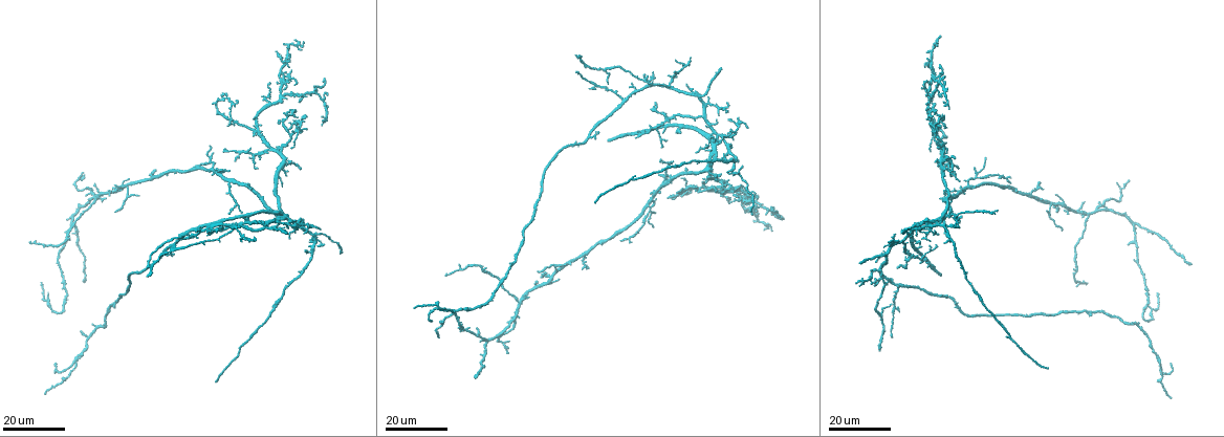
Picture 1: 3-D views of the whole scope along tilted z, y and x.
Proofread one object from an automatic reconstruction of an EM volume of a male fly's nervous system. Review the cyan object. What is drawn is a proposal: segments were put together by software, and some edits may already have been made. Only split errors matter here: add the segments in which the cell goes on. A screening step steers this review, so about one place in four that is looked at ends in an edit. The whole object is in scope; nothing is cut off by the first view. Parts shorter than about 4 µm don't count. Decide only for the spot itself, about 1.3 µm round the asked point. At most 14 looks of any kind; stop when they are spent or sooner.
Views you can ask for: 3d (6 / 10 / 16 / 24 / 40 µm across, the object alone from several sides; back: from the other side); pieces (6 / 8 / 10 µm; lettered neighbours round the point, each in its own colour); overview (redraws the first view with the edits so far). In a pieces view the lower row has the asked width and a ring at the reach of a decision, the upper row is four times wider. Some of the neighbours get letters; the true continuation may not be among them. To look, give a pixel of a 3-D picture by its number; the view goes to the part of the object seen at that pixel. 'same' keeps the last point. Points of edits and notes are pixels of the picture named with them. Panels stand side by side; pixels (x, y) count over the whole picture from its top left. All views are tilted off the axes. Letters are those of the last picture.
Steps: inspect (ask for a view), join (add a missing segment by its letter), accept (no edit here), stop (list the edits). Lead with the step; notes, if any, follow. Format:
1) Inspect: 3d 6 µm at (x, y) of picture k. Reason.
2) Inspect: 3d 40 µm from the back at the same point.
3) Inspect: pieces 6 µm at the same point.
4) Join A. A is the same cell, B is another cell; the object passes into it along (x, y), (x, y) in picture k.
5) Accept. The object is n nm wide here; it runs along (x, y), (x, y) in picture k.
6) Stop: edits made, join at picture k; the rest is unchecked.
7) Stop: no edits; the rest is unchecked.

Inspect: 3d 16 µm at (658, 176) of picture 1. Branch stops here.

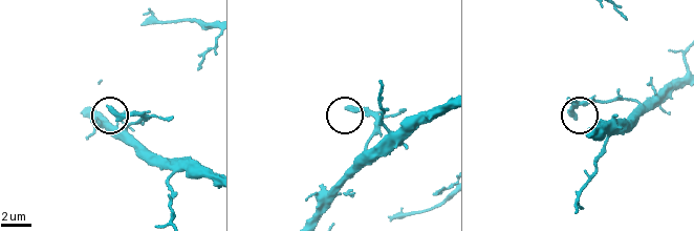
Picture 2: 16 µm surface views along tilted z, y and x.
Inspect: pieces 10 µm at (109, 109) of picture 2.

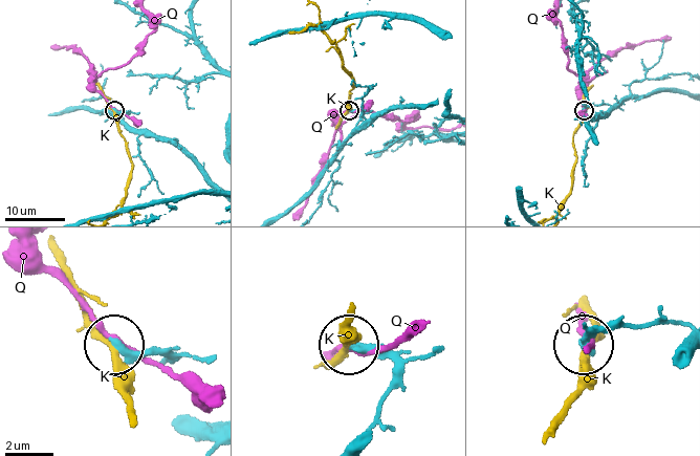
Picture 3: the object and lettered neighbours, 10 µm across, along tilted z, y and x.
Accept. K and Q are other cells; it runs along (172, 144), (139, 133), (122, 120), (127, 112), (115, 110) in picture 3; no lettered segment goes on from it.

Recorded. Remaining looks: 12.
Inspect: 3d 16 µm at (607, 139) of picture 1. Long arm stops here.

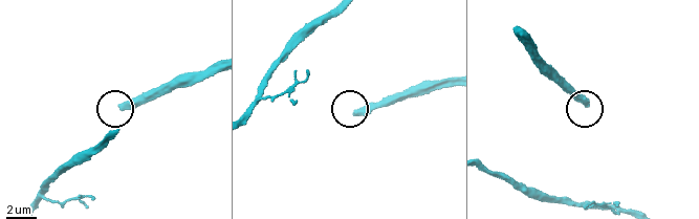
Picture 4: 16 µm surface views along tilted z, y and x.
Inspect: pieces 6 µm at (355, 112) of picture 4.

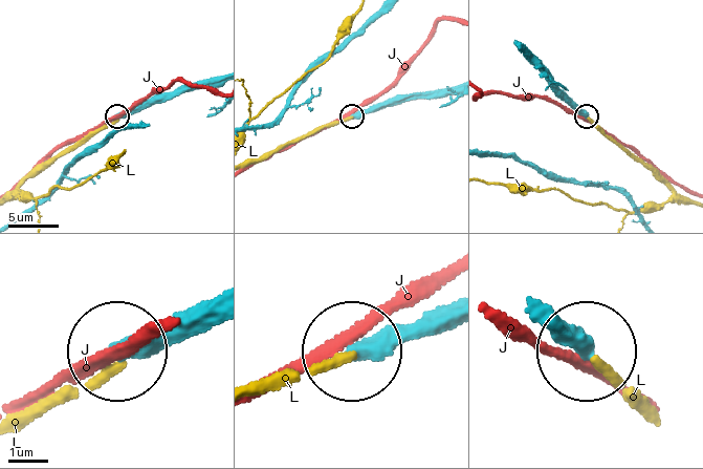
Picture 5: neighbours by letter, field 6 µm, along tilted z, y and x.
Accept. J and L are other cells; none of them fits.

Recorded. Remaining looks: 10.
Inspect: 3d 16 µm at (718, 69) of picture 1. Branch stops here.

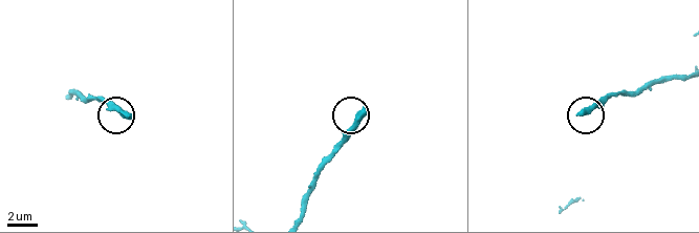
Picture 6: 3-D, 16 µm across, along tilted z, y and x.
Inspect: pieces 8 µm at (363, 109) of picture 6. See the neighbours.

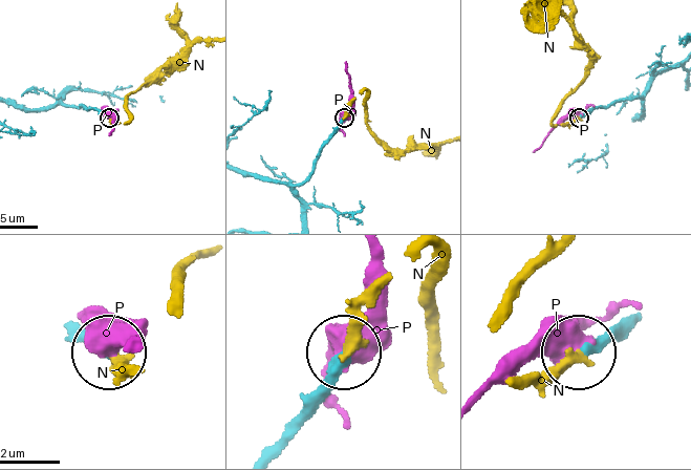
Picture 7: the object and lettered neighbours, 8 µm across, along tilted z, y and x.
Join N. The object is 330 nm wide here; N is the same cell, P is another cell; the object passes into it along (285, 450), (372, 298), (417, 253) in picture 7; it goes on there.

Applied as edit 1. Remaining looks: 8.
Inspect: 3d 16 µm at (768, 222) of picture 1. Free end.

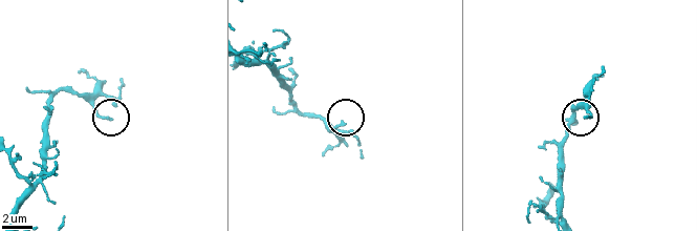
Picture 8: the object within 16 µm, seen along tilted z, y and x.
Inspect: pieces 6 µm at (587, 116) of picture 8.

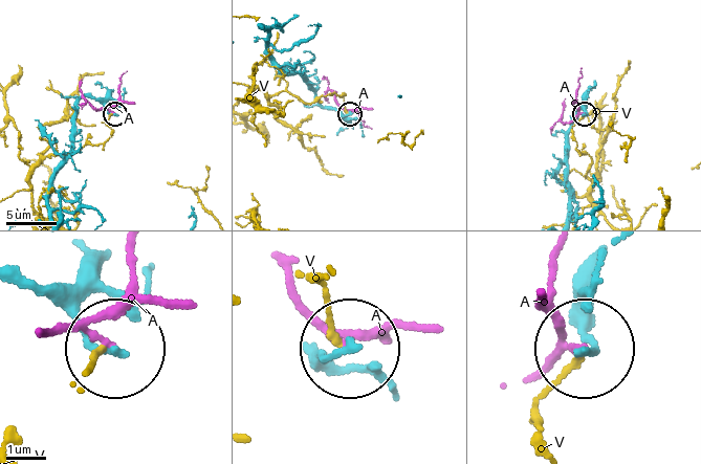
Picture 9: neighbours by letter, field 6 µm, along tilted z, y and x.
Accept. A and V are other cells; it runs along (22, 278), (109, 351) in picture 9; no lettered segment goes on from it.

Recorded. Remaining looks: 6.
Inspect: 3d 16 µm at (478, 327) of picture 1. Branch stops here.

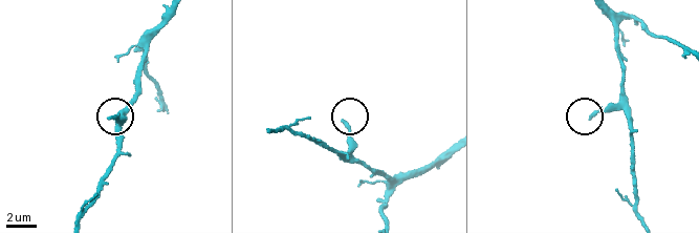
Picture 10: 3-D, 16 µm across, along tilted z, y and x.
Inspect: 3d 10 µm at (111, 116) of picture 10.

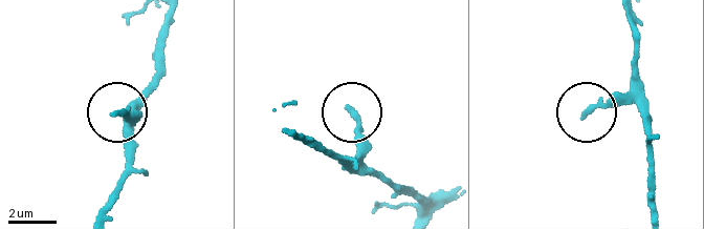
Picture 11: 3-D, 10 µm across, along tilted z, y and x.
Inspect: pieces 8 µm at (113, 113) of picture 11. What lies round it.

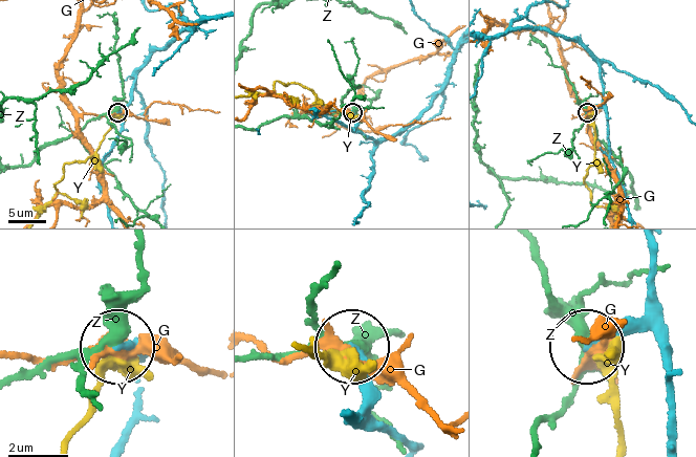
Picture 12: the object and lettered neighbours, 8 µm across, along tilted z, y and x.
Accept. The object is 210 nm wide here; G, Y and Z are other cells; none of them fits.

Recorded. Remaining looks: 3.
Inspect: 3d 24 µm at (41, 284) of picture 1. End of a long branch.

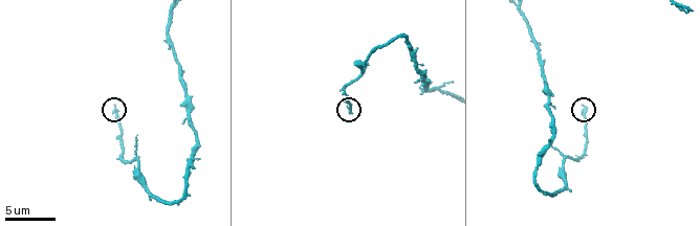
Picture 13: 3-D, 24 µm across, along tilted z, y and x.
Inspect: pieces 6 µm at (116, 105) of picture 13.

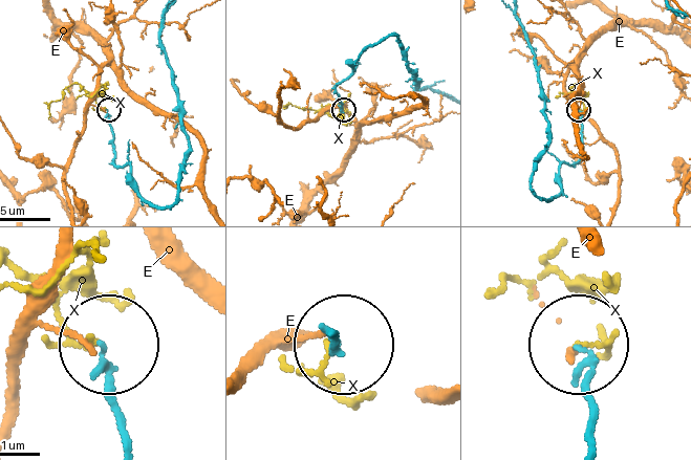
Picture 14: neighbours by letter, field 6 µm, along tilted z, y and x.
Accept. E and X are other cells; no lettered segment goes on from it.

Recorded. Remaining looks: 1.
Stop: edits made, join at picture 7; the rest is unchecked.

